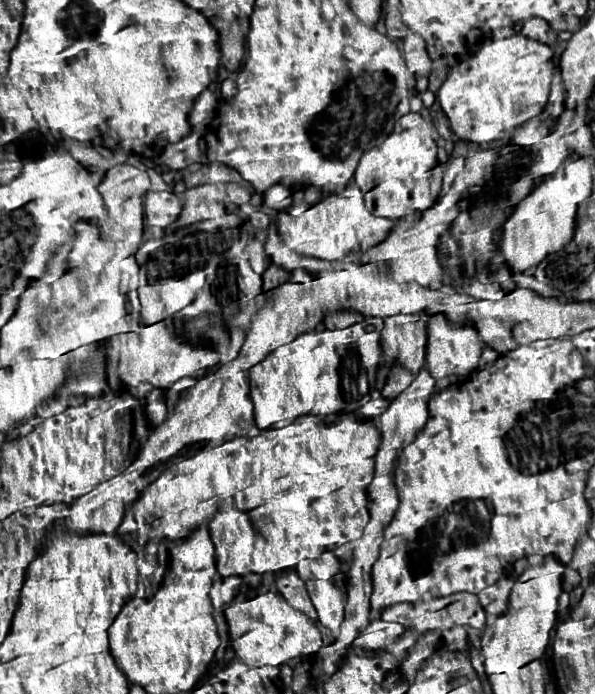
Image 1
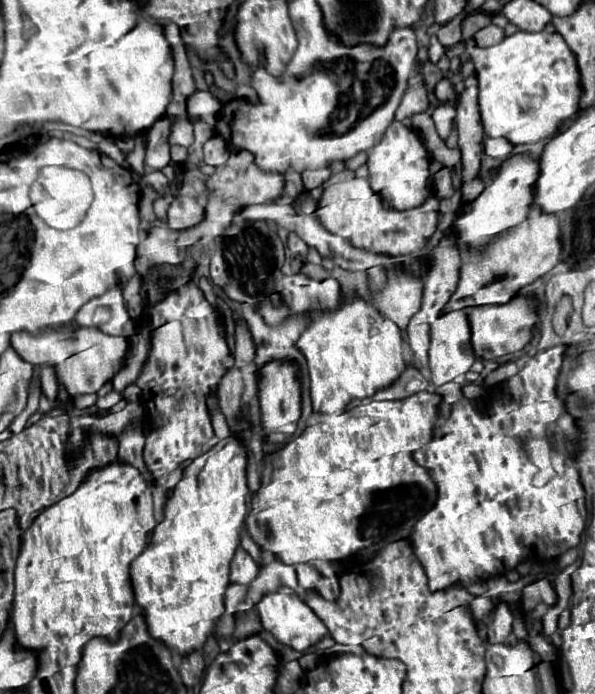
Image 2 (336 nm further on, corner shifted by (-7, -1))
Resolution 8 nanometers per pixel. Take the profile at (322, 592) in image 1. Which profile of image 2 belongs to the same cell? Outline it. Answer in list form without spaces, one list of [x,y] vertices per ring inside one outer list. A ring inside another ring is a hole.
[[[323,577],[323,579],[317,583],[317,593],[321,593],[321,597],[325,597],[327,601],[335,601],[335,599],[339,597],[341,589],[339,589],[337,581],[331,581],[331,579],[325,579],[325,577]]]

